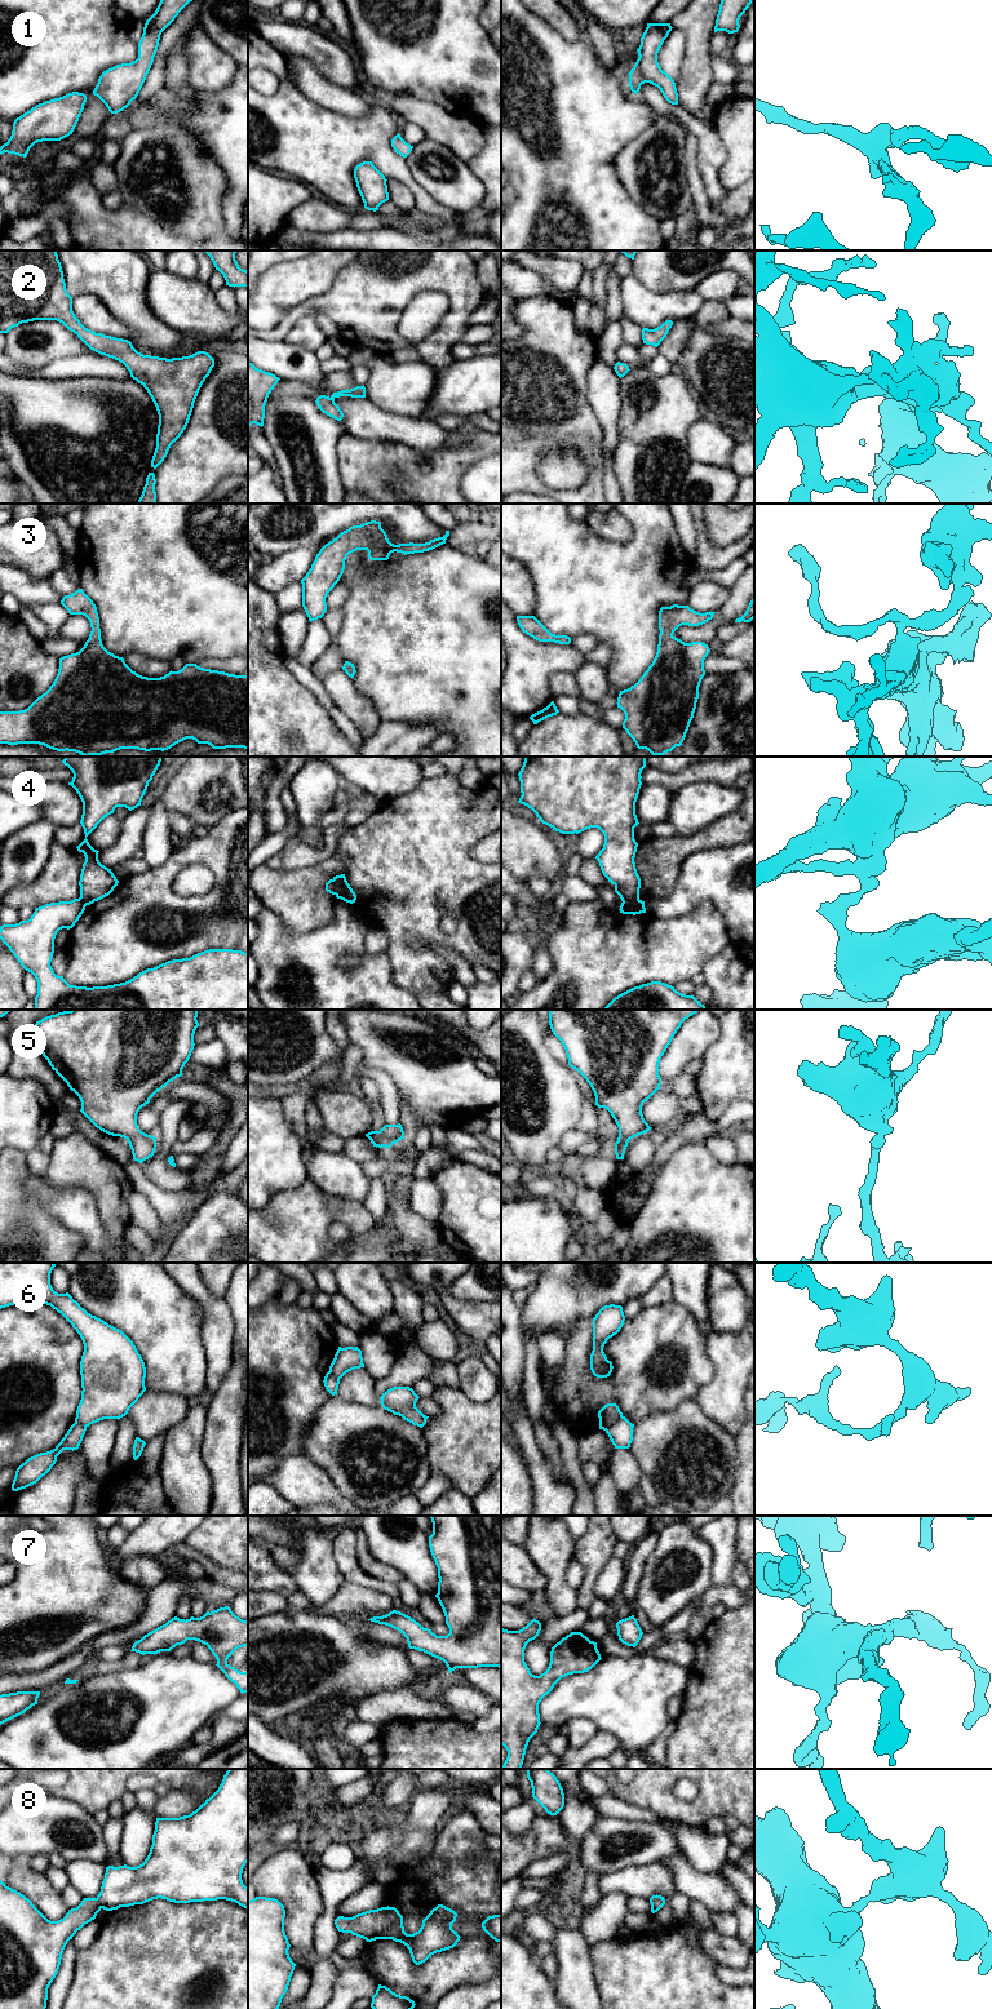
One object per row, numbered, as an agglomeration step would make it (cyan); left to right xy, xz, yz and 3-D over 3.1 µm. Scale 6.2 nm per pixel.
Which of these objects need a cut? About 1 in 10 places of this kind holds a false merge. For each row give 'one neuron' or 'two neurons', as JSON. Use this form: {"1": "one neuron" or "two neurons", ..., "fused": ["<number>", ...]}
{"1": "one neuron", "2": "one neuron", "3": "one neuron", "4": "two neurons", "5": "one neuron", "6": "two neurons", "7": "one neuron", "8": "one neuron", "fused": ["4", "6"]}

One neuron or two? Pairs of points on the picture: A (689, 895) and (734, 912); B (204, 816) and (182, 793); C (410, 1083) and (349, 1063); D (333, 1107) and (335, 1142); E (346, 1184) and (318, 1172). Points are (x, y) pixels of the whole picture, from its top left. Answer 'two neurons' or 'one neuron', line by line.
A: one neuron
B: one neuron
C: two neurons
D: two neurons
E: one neuron

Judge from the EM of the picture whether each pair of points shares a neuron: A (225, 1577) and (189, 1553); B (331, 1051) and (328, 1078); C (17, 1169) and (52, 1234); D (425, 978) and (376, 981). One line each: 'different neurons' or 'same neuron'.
A: same neuron
B: different neurons
C: same neuron
D: different neurons

